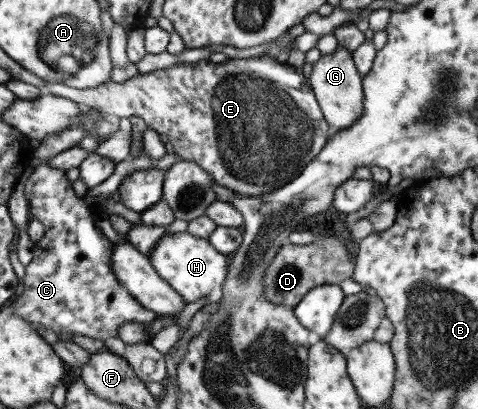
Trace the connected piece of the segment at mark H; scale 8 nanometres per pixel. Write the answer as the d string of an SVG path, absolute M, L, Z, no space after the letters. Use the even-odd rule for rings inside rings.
M184 231L184 233L165 233L156 251L150 255L150 259L162 278L174 287L187 302L194 303L194 301L208 297L216 287L222 288L231 270L230 256L218 251L209 239Z

